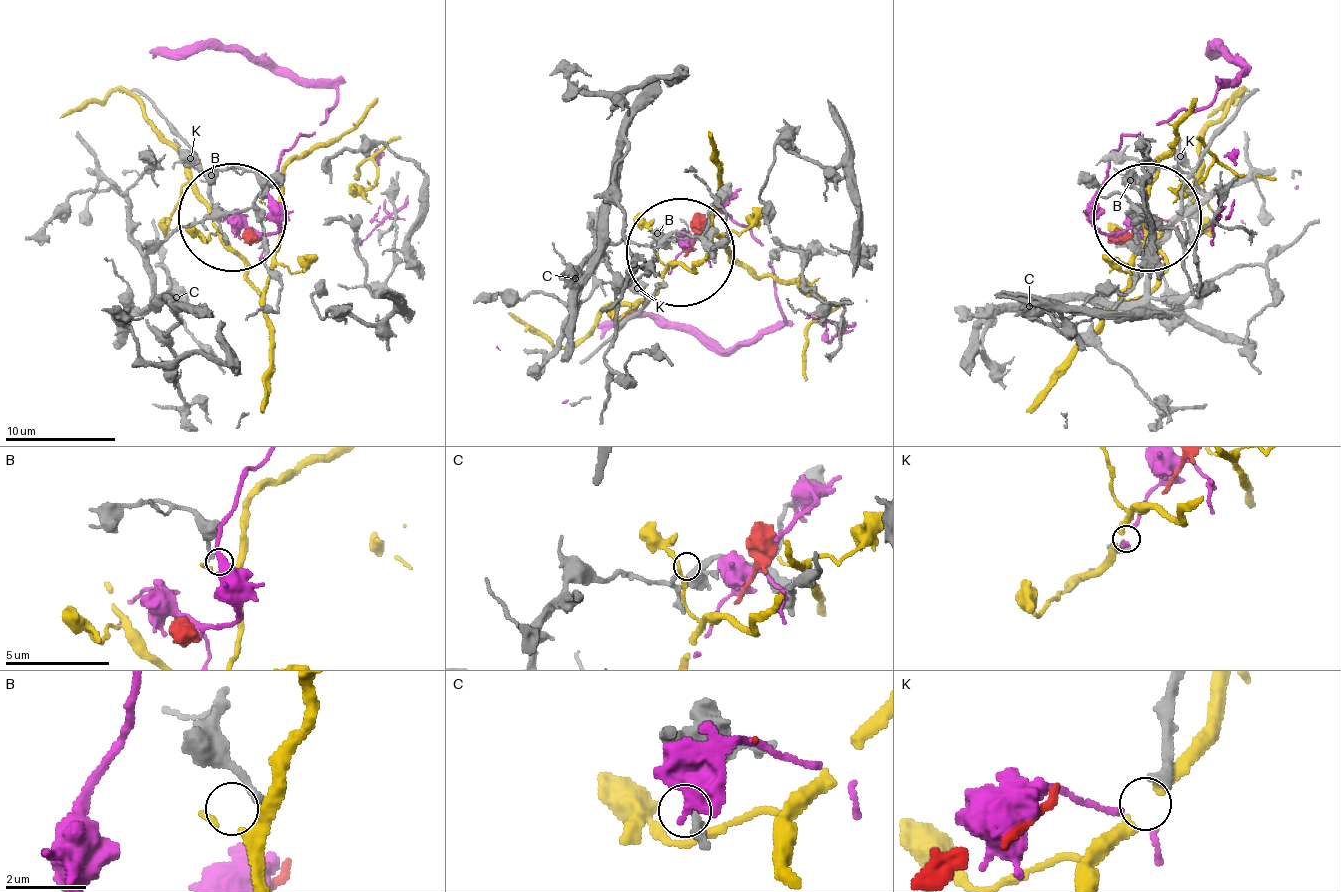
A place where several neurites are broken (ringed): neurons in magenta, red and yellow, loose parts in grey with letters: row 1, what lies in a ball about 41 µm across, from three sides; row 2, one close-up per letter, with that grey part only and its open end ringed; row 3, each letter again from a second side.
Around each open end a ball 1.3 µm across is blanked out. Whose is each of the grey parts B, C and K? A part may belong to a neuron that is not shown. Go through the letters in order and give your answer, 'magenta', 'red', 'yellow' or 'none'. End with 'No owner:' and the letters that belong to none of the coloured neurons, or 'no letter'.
B: yellow
C: none
K: none
No owner: C, K

